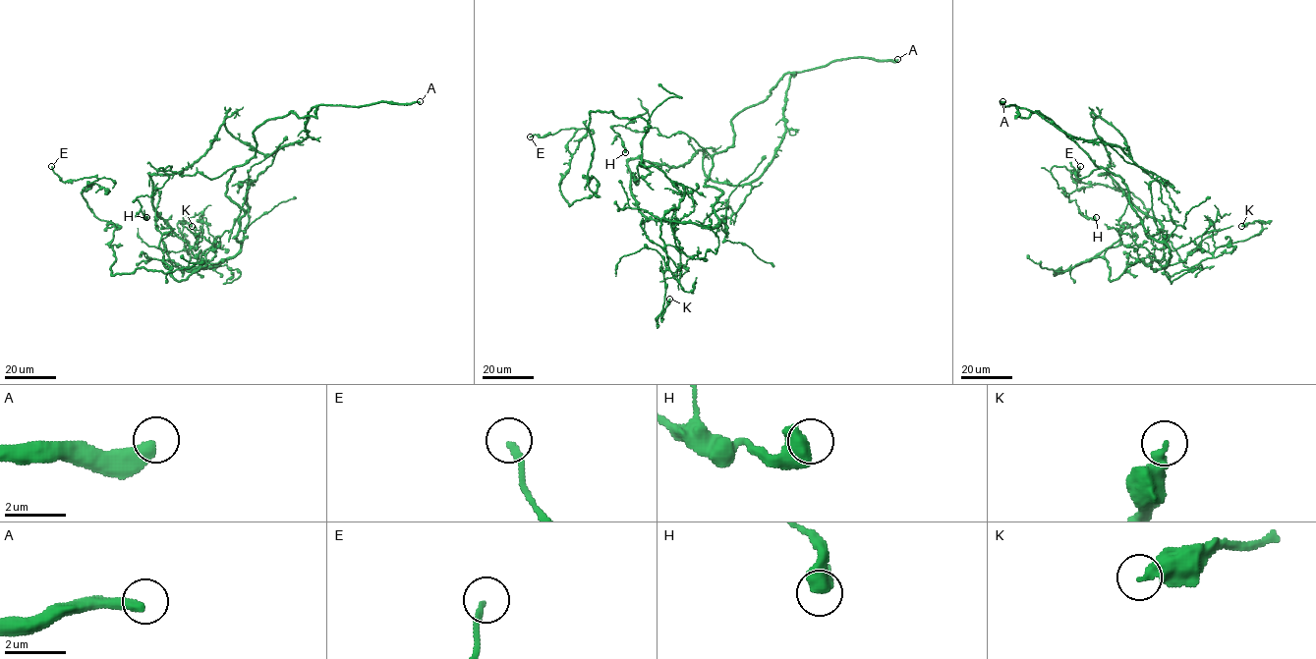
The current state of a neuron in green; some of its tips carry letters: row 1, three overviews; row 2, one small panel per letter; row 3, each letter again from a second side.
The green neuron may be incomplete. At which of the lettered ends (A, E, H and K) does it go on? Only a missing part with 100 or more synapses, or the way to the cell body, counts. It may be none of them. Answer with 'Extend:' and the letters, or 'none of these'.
Extend: A

